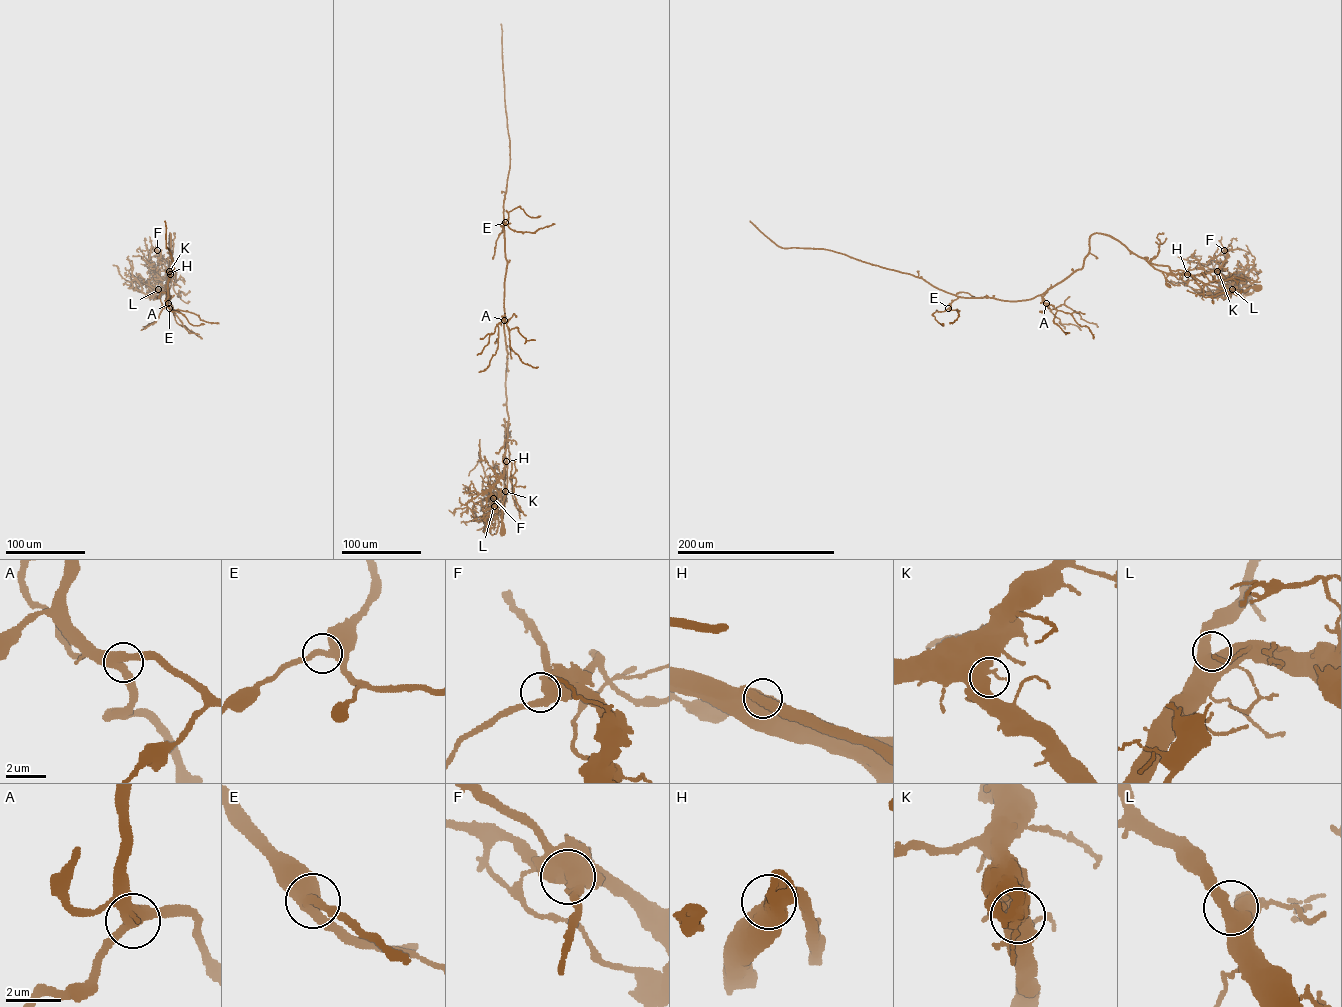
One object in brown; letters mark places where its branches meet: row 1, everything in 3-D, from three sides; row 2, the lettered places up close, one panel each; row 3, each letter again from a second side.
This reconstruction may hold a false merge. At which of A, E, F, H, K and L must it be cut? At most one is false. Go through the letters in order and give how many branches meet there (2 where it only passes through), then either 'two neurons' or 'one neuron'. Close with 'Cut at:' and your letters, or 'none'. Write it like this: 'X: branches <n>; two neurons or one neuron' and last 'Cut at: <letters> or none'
A: branches 3; one neuron
E: branches 2; one neuron
F: branches 2; one neuron
H: branches 1; one neuron
K: branches 2; one neuron
L: branches 2; one neuron
Cut at: none

